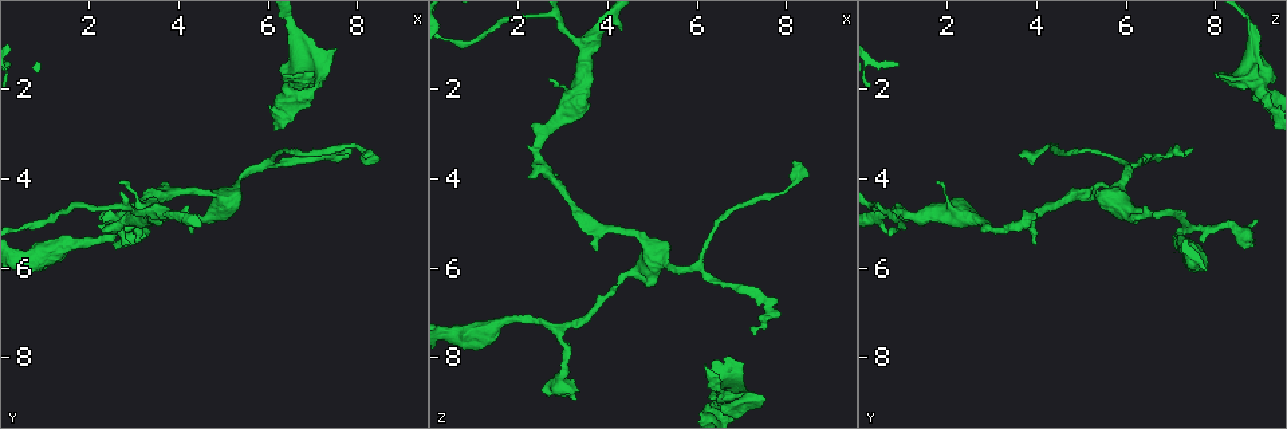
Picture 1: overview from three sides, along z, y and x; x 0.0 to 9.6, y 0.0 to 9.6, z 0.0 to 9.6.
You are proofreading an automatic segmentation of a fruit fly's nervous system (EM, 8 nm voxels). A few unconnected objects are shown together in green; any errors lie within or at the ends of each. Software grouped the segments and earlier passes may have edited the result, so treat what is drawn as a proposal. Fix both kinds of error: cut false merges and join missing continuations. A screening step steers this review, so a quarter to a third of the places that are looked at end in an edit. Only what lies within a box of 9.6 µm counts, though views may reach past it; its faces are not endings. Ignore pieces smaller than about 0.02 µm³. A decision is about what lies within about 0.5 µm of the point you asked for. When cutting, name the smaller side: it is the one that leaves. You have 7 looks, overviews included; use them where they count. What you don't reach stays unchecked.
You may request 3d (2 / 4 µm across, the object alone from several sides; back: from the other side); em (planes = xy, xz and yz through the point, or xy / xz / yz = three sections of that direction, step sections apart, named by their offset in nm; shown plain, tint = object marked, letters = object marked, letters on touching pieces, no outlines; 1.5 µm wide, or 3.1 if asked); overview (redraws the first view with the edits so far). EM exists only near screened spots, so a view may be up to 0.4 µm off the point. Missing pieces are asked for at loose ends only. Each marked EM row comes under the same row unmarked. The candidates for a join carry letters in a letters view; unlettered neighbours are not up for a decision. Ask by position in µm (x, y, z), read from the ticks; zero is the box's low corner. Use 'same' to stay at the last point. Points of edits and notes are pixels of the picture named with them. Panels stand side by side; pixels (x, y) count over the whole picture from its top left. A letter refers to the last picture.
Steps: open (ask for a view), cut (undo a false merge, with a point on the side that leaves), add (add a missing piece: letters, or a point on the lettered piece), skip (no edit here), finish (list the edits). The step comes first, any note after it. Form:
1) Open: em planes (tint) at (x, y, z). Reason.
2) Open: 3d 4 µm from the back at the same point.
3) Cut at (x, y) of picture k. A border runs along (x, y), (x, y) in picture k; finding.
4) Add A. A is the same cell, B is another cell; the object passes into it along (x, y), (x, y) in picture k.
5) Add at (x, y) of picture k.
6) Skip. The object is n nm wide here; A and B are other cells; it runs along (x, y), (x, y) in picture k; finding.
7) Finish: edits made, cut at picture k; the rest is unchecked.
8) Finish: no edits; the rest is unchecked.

Open: em planes (tint) at (4.30, 5.25, 0.75). An open end.

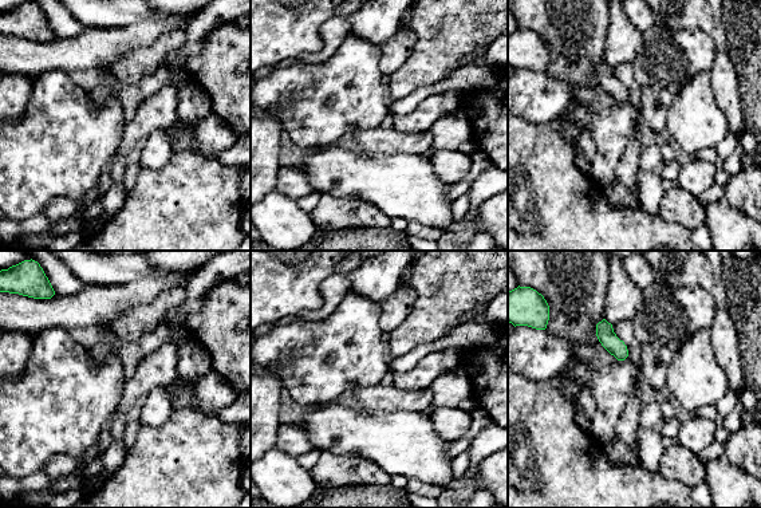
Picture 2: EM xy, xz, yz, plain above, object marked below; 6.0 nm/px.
Open: em planes (letters) at the same point. What lies round it.

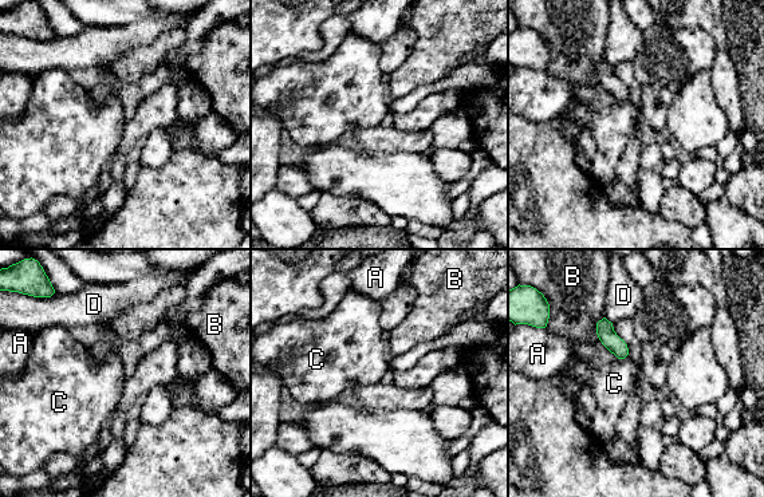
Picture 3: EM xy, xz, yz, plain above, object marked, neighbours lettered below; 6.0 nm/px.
Skip. A, B, C and D are other cells; a border runs along (617, 357), (623, 359) in picture 3; none of them fits.

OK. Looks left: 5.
Open: 3d 4 µm at (5.85, 3.75, 6.05). Three-way junction.

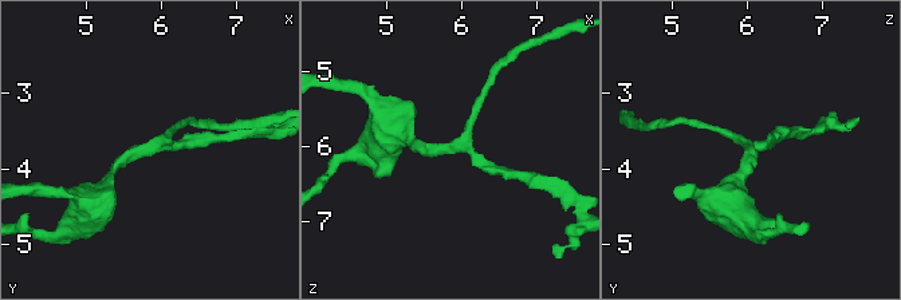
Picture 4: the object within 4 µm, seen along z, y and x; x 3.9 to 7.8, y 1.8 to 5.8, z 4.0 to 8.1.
Open: em xz step 8 (tint) at (5.85, 3.75, 6.05).

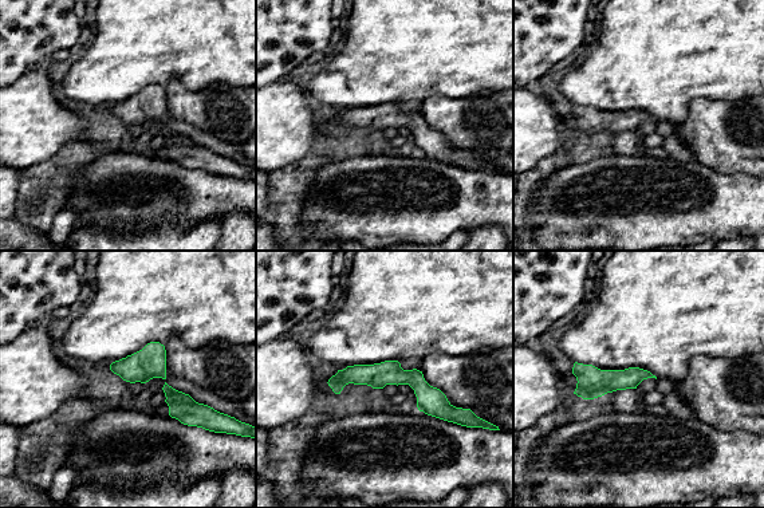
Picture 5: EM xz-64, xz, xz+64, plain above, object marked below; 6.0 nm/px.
Open: em planes (letters) at the same point.

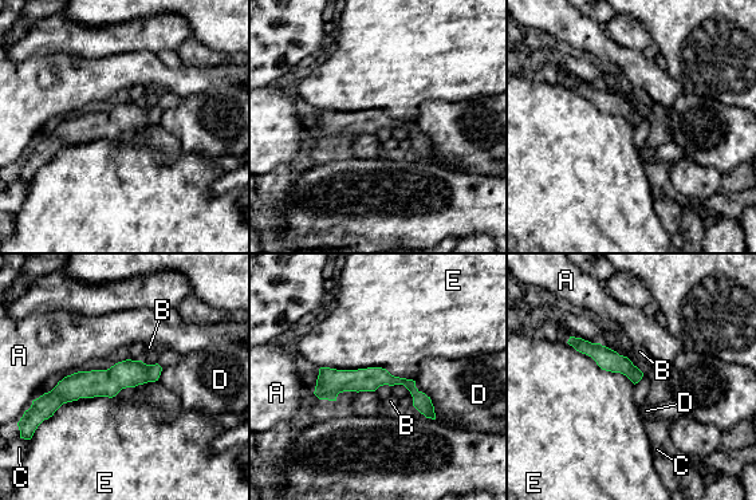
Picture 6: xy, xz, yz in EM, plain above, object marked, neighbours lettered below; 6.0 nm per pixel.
Skip. A, B, C, D and E are other cells; 3 arms meet here; all the same cell.

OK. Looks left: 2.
Finish: no edits; the rest is unchecked.

